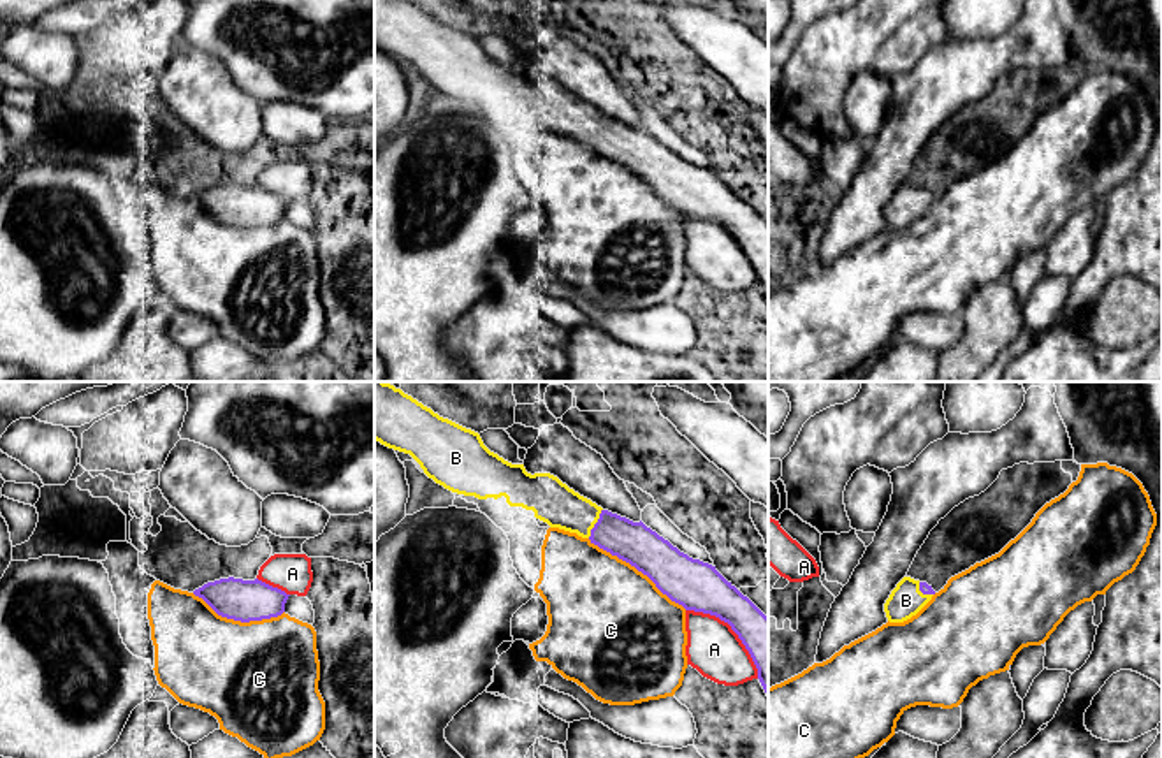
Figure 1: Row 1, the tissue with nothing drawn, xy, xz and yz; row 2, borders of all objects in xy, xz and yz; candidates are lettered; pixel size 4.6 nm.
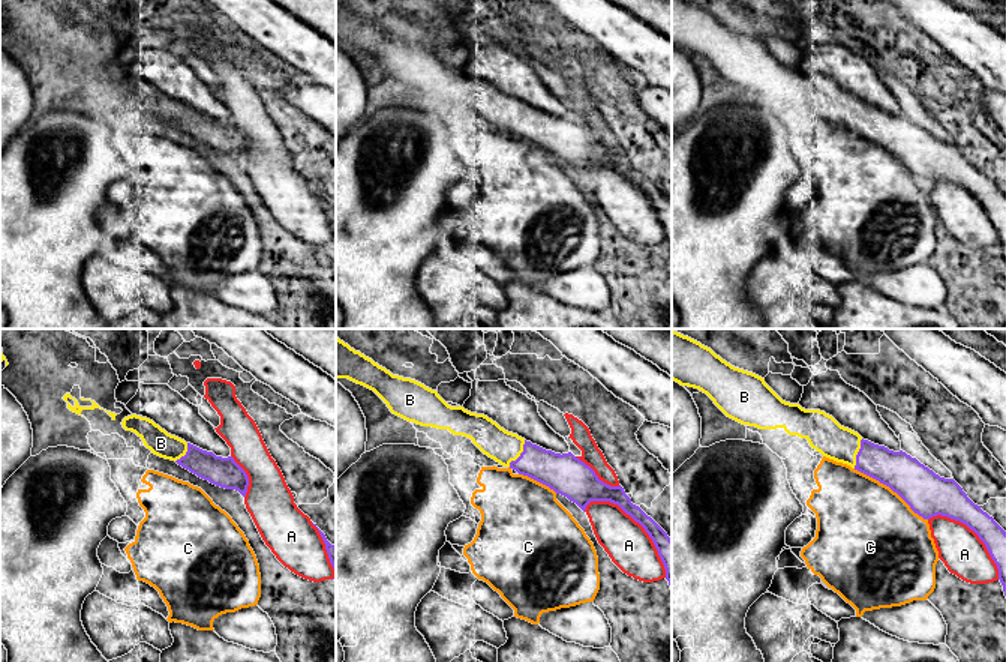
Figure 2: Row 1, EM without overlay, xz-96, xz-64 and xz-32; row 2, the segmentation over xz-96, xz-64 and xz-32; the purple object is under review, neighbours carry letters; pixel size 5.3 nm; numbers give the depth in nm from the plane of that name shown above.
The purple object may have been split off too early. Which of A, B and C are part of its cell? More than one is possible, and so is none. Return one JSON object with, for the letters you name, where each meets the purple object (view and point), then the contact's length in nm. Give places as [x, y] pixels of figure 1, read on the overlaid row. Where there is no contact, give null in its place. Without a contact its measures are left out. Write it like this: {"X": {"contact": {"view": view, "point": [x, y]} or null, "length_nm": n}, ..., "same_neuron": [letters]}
{"B": {"contact": {"view": "xz", "point": [596, 523]}, "length_nm": 150}, "same_neuron": ["B"]}

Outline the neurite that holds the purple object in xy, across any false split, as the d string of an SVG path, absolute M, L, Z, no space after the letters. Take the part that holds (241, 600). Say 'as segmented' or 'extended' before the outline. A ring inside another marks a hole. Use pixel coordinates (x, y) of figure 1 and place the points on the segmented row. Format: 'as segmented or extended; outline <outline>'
as segmented; outline M234 577L207 582L193 594L202 598L218 616L241 623L281 616L290 596L258 579Z

